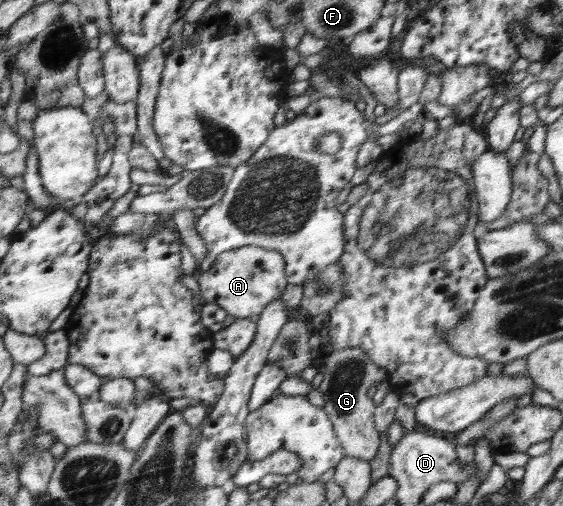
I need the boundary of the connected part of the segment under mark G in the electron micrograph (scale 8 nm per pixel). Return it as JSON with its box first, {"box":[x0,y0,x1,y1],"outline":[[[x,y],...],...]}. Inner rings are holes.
{"box":[318,348,389,460],"outline":[[[341,348],[330,353],[319,372],[323,373],[323,381],[318,388],[325,399],[323,408],[335,425],[336,435],[345,454],[351,458],[373,460],[377,456],[381,441],[373,421],[376,405],[367,396],[367,390],[377,381],[389,380],[387,370],[373,364],[361,348]]]}

